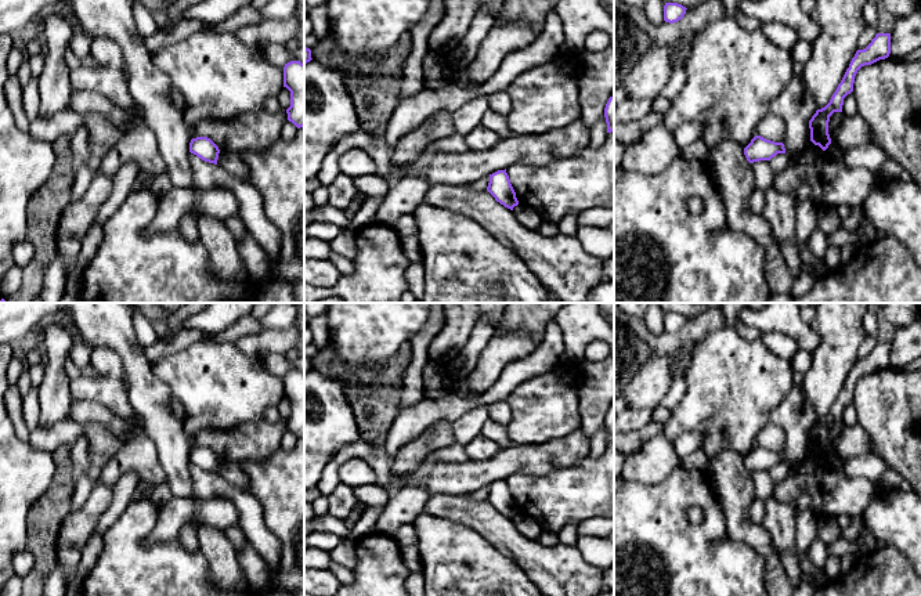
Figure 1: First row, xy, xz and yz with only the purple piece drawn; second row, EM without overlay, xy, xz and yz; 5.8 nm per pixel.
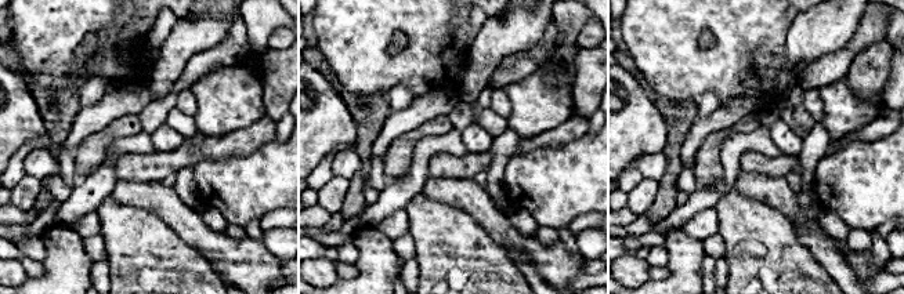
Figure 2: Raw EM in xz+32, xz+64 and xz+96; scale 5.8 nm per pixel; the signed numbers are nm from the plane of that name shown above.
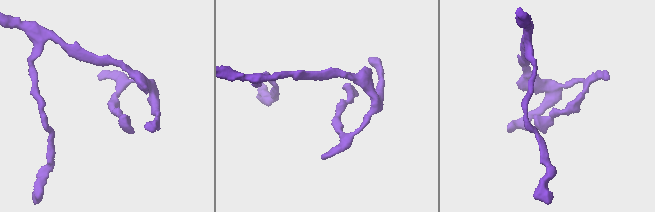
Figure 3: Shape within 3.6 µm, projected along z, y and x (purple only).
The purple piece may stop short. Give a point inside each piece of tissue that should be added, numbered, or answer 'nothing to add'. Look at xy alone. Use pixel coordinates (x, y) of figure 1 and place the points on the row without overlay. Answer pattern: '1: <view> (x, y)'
nothing to add

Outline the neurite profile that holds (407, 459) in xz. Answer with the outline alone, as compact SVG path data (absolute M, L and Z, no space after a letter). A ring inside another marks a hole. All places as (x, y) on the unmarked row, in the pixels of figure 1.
M440 420L418 438L401 447L391 459L391 476L404 477L413 473L431 452L454 444L452 423Z

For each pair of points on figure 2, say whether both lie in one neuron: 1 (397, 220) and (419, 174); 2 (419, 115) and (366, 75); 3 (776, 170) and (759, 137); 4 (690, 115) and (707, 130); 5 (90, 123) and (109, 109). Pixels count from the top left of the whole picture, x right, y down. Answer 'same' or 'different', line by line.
1: different
2: different
3: different
4: different
5: same

